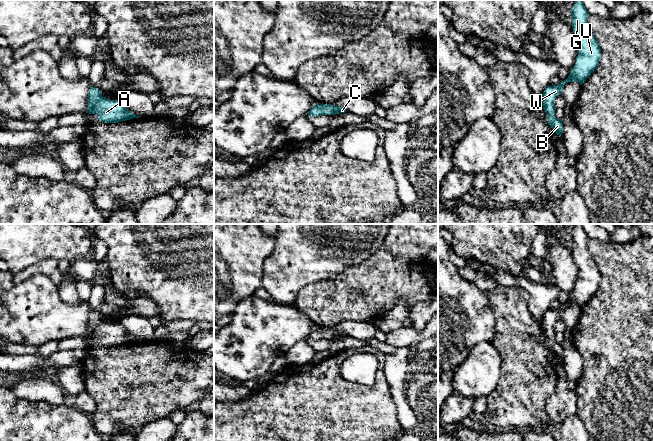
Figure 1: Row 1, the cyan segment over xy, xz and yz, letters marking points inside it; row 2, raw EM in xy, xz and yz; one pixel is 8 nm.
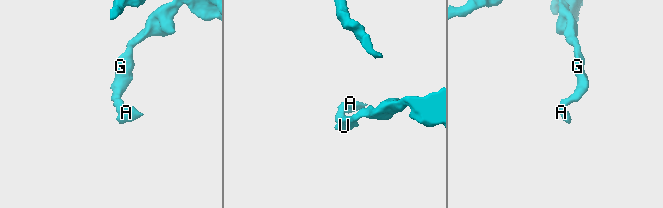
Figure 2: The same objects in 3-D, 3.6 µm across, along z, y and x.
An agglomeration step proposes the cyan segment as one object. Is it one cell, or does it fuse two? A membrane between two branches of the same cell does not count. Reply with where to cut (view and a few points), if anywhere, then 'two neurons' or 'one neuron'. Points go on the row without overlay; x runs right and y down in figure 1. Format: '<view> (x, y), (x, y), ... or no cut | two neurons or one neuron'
no cut | one neuron

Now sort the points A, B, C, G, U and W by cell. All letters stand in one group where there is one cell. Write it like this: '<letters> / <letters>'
A B C G U W

